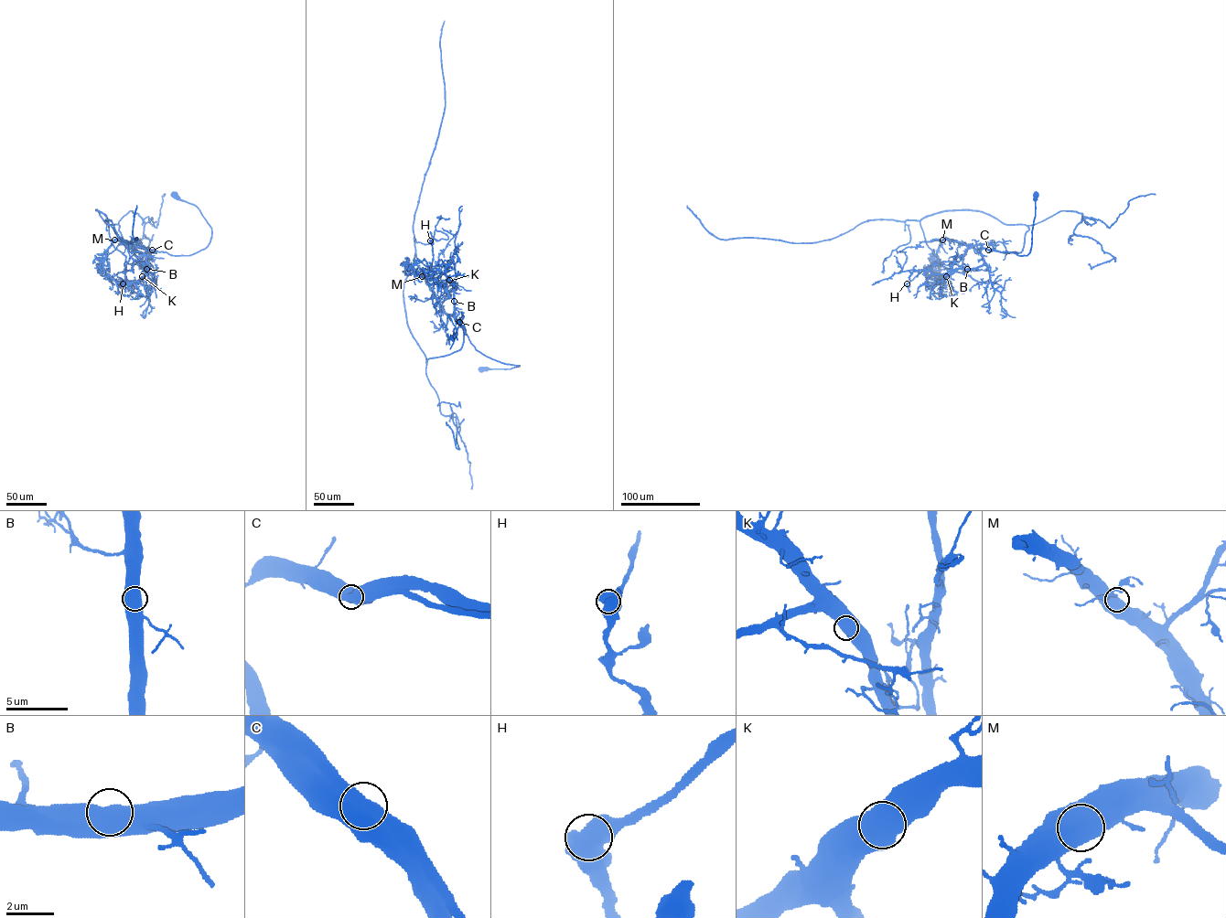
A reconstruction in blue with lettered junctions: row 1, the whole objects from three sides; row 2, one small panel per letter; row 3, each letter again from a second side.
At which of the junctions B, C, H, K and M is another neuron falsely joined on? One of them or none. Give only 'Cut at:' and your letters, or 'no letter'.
Cut at: no letter

